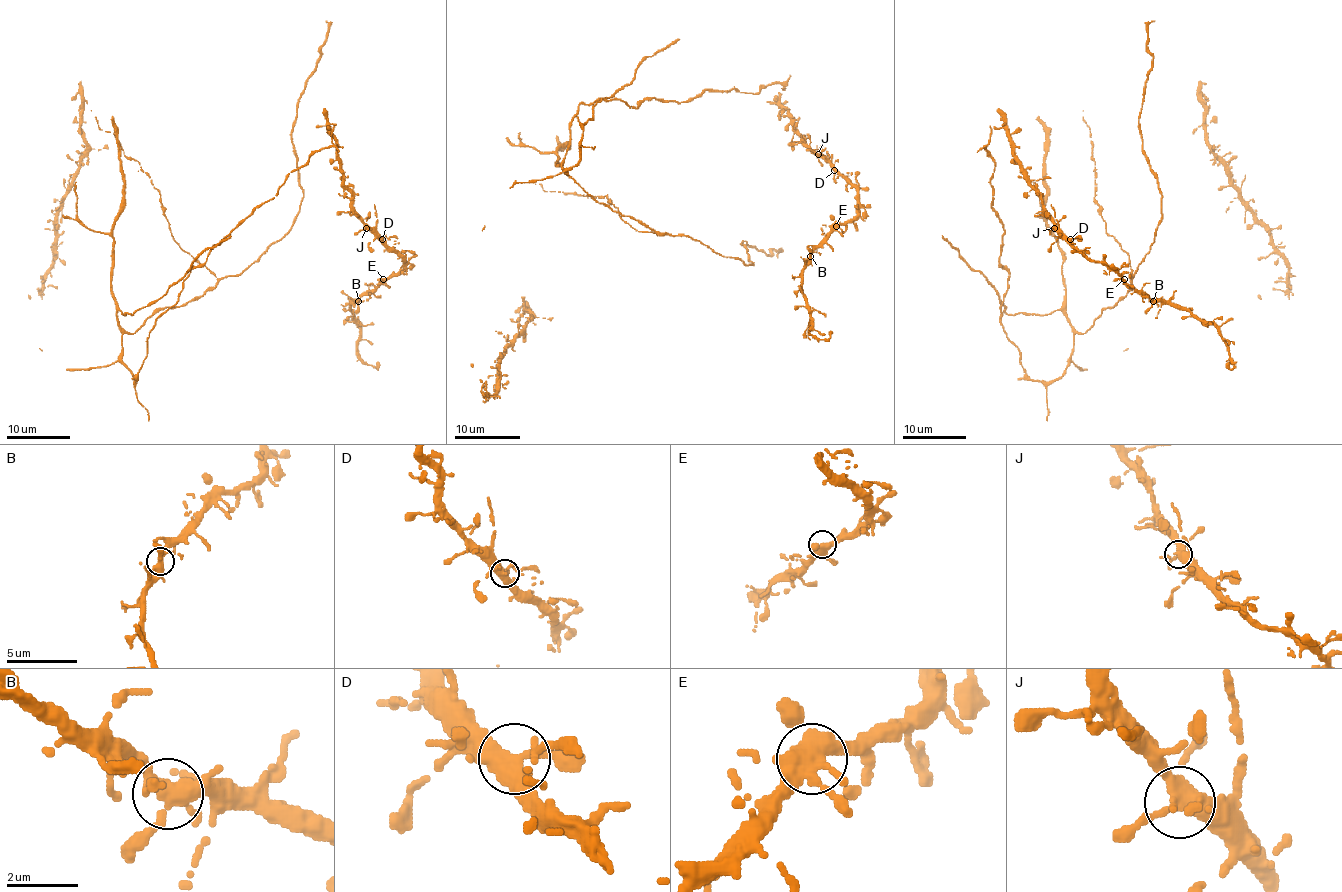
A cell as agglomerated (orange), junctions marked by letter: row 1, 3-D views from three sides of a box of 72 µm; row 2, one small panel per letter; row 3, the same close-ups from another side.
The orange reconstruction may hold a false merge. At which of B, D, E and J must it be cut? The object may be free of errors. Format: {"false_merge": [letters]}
{"false_merge": []}

